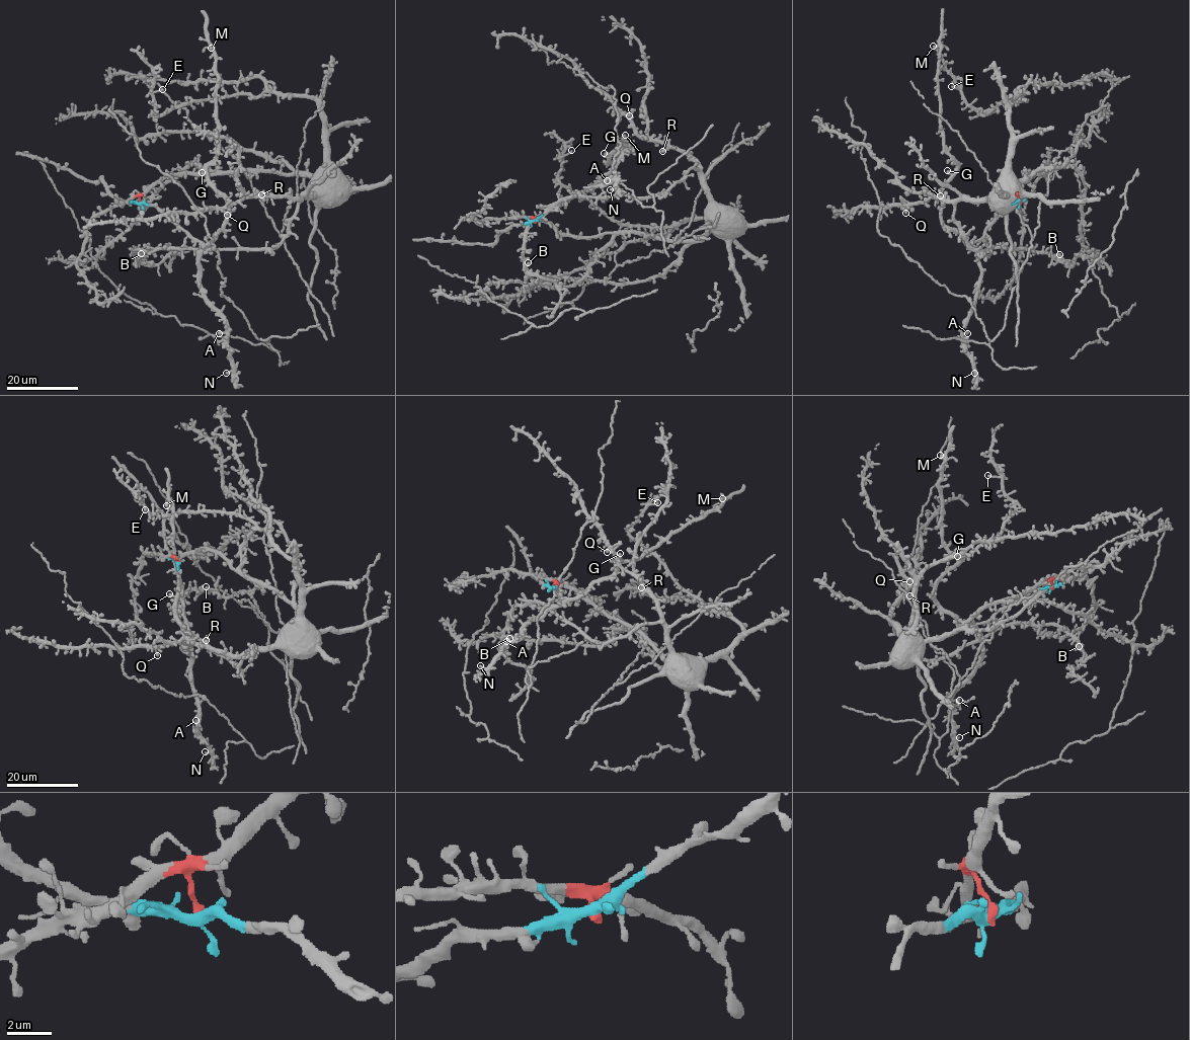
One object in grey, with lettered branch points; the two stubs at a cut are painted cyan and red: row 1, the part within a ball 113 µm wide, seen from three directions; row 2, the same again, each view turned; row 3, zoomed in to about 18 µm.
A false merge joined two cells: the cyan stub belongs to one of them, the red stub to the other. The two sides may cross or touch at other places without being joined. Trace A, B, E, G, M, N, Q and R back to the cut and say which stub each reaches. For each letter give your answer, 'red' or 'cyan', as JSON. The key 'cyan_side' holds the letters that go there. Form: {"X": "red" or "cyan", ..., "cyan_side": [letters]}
{"A": "cyan", "B": "red", "E": "red", "G": "cyan", "M": "cyan", "N": "cyan", "Q": "red", "R": "red", "cyan_side": ["A", "G", "M", "N"]}

